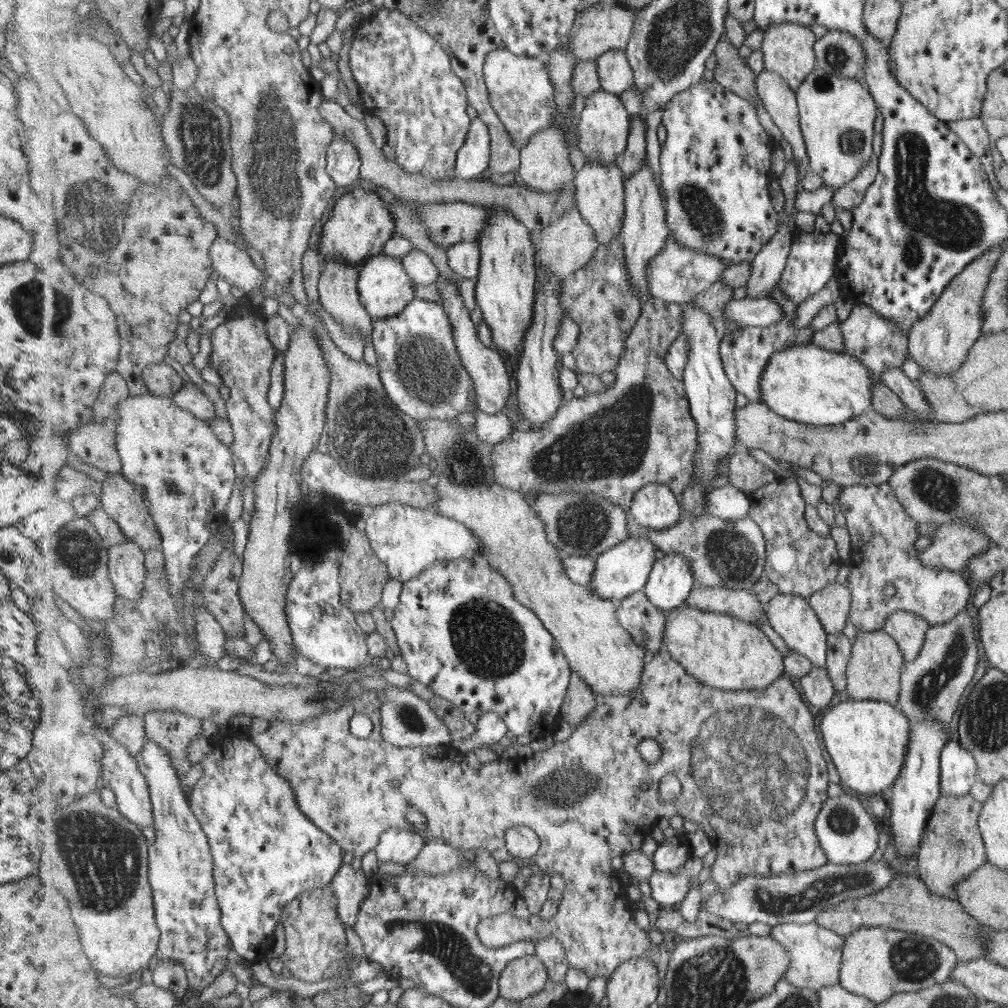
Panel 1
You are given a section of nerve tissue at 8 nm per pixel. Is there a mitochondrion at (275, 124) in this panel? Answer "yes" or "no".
yes

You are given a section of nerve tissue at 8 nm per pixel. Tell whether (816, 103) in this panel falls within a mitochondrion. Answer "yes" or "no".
no

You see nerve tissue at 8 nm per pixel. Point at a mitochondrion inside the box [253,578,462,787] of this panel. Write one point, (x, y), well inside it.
(409, 715)

